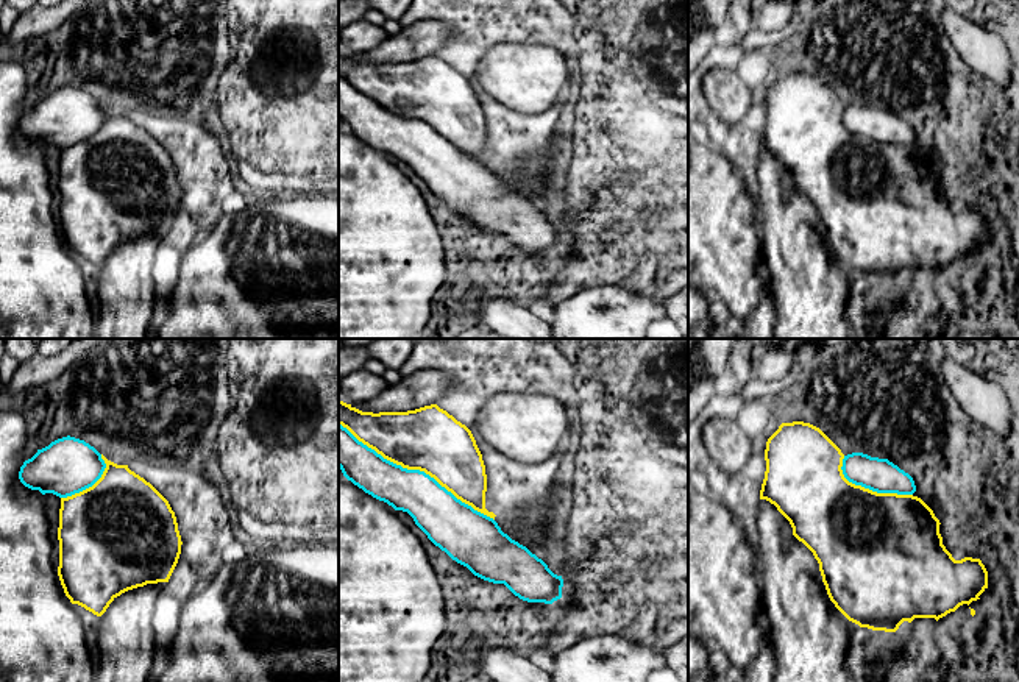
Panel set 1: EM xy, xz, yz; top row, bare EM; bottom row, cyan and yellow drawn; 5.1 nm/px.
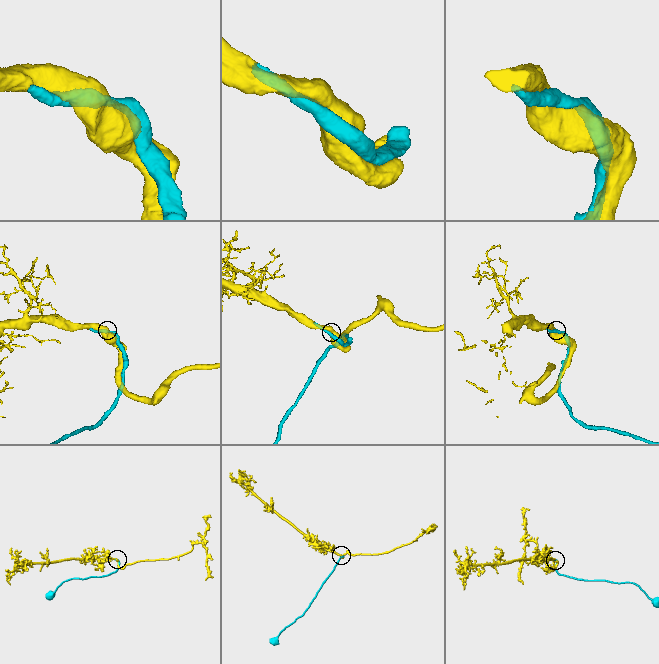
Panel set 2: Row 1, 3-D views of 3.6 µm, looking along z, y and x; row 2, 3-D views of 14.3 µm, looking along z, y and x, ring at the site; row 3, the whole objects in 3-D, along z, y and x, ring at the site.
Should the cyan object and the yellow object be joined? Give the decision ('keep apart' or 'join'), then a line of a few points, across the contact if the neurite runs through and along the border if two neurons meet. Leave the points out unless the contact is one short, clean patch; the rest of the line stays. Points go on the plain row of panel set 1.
join

